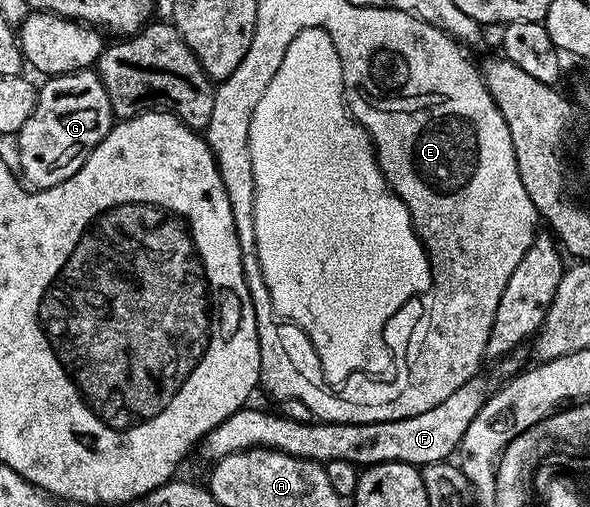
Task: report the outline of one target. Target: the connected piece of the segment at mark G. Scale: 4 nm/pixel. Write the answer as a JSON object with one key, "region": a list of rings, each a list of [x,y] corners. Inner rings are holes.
{"region":[[[82,68],[78,72],[65,72],[63,76],[51,76],[46,85],[37,89],[38,97],[32,114],[28,114],[28,122],[16,134],[18,140],[18,164],[22,167],[21,175],[26,175],[25,183],[35,189],[51,188],[76,174],[80,166],[92,154],[95,146],[110,133],[116,117],[108,102],[108,90],[104,90],[104,82],[94,68]]]}

